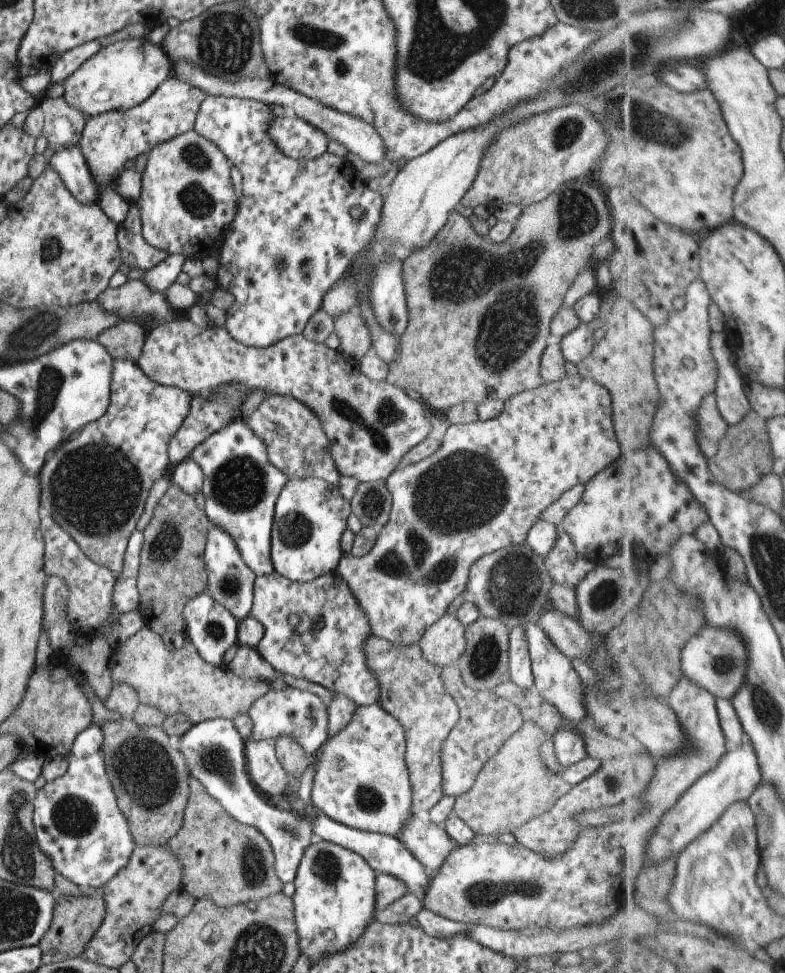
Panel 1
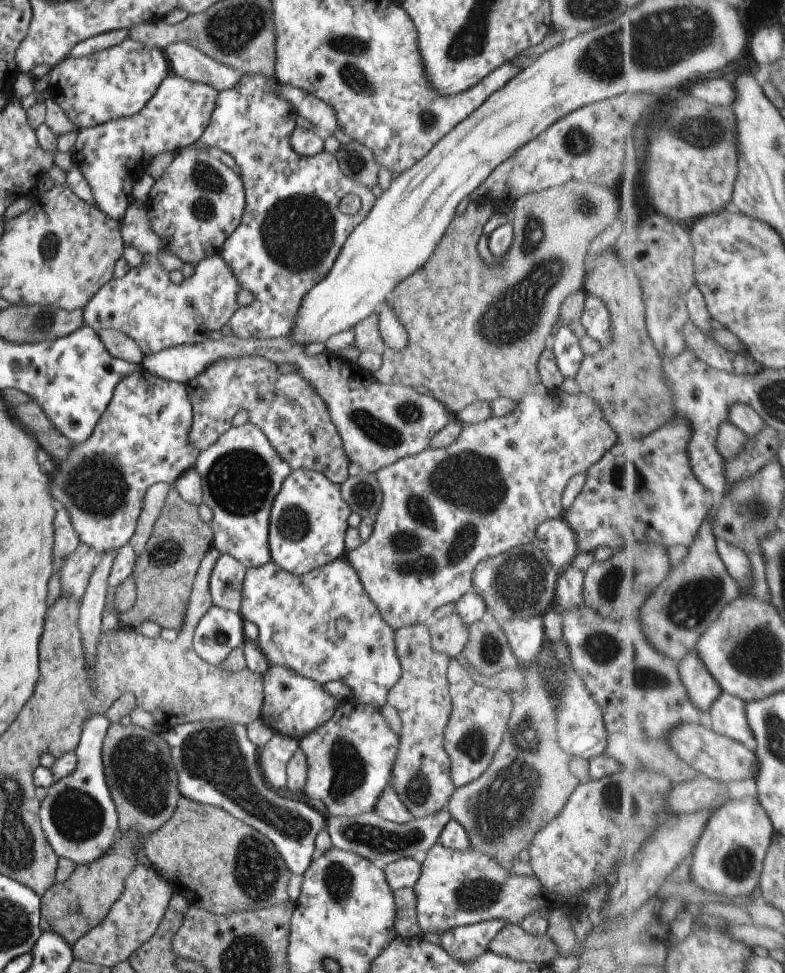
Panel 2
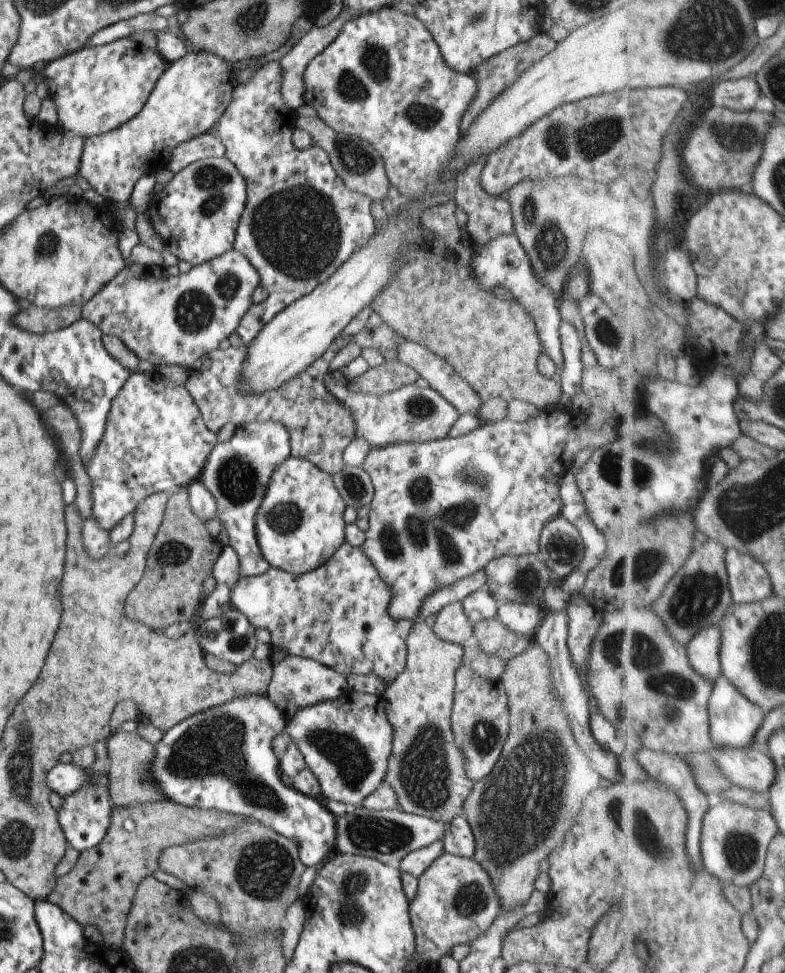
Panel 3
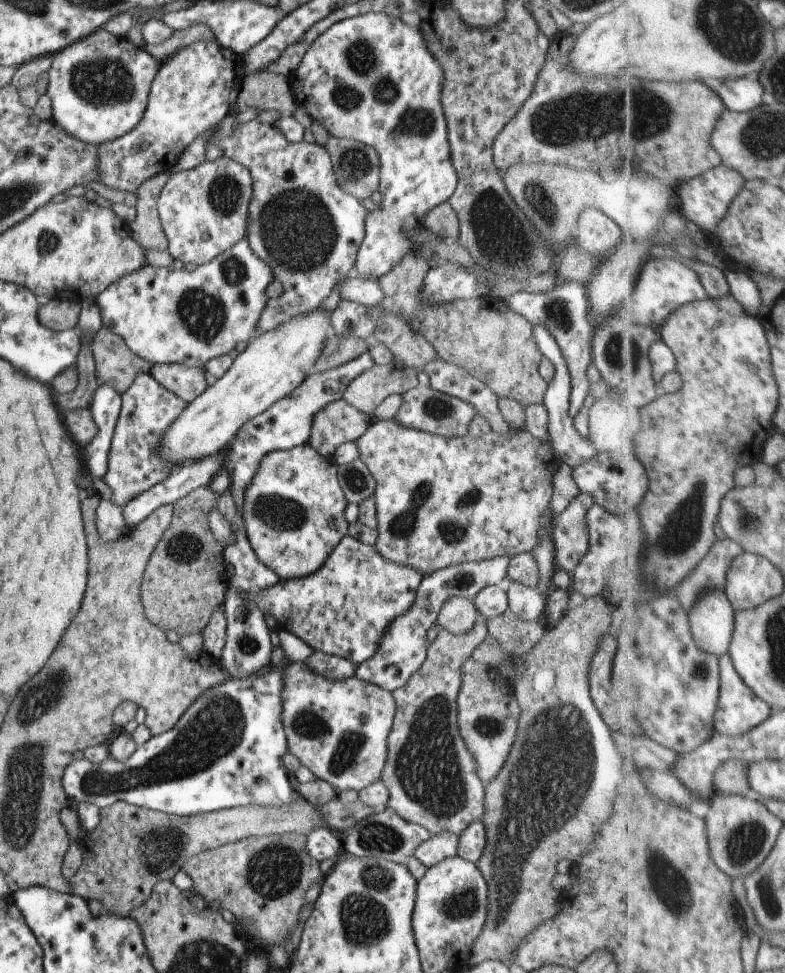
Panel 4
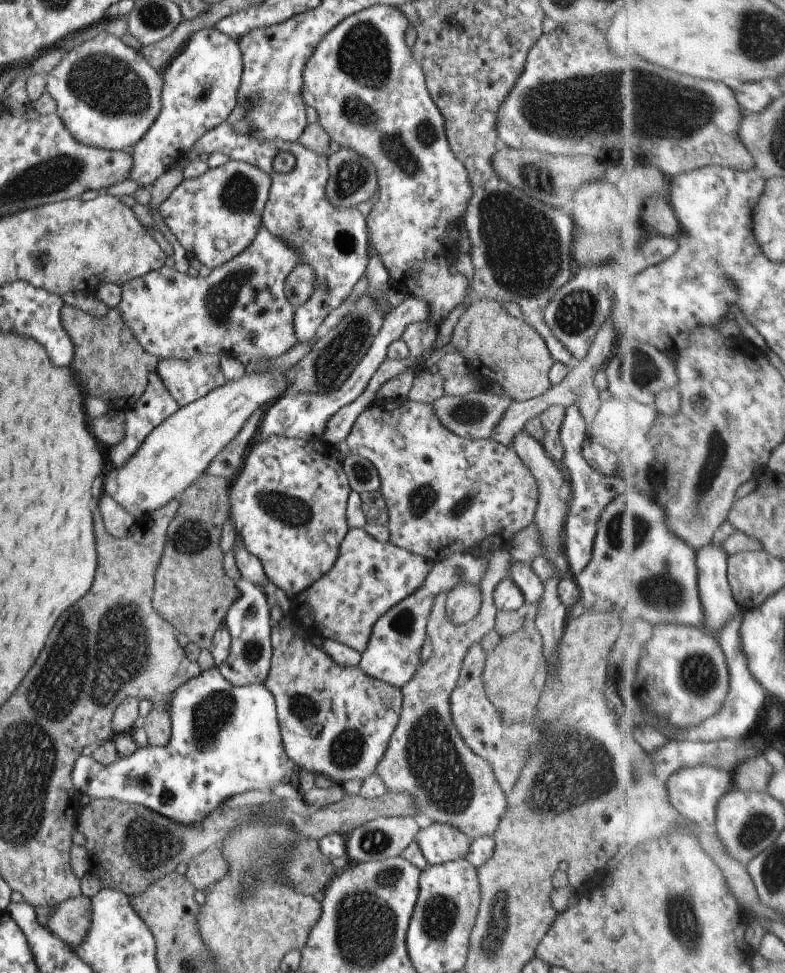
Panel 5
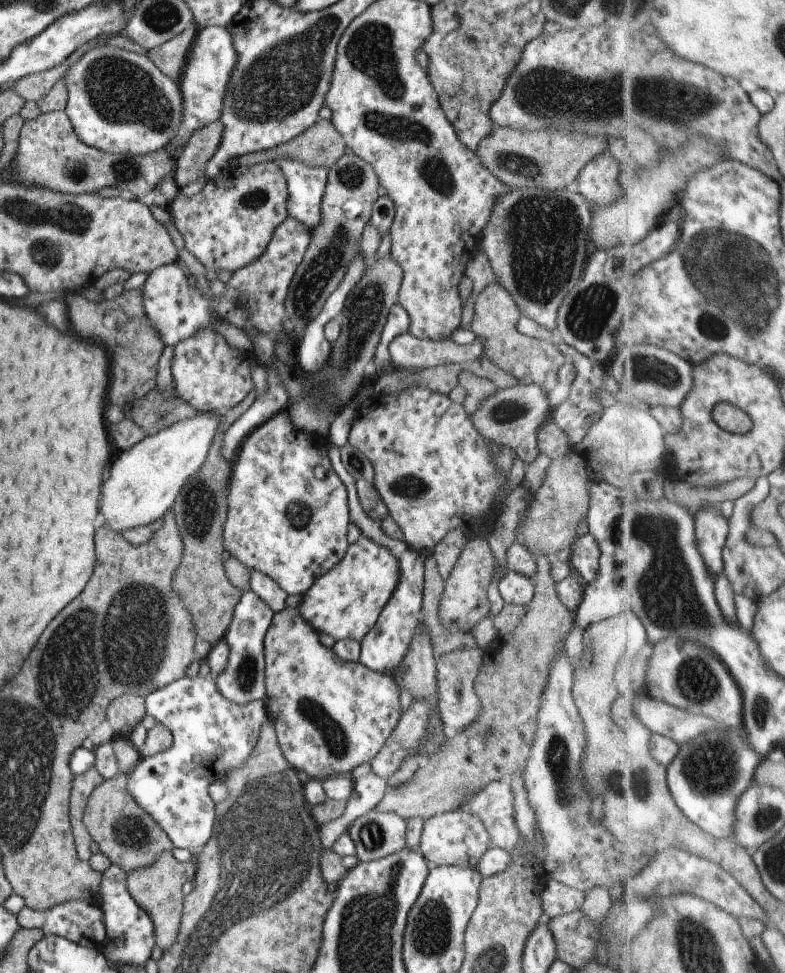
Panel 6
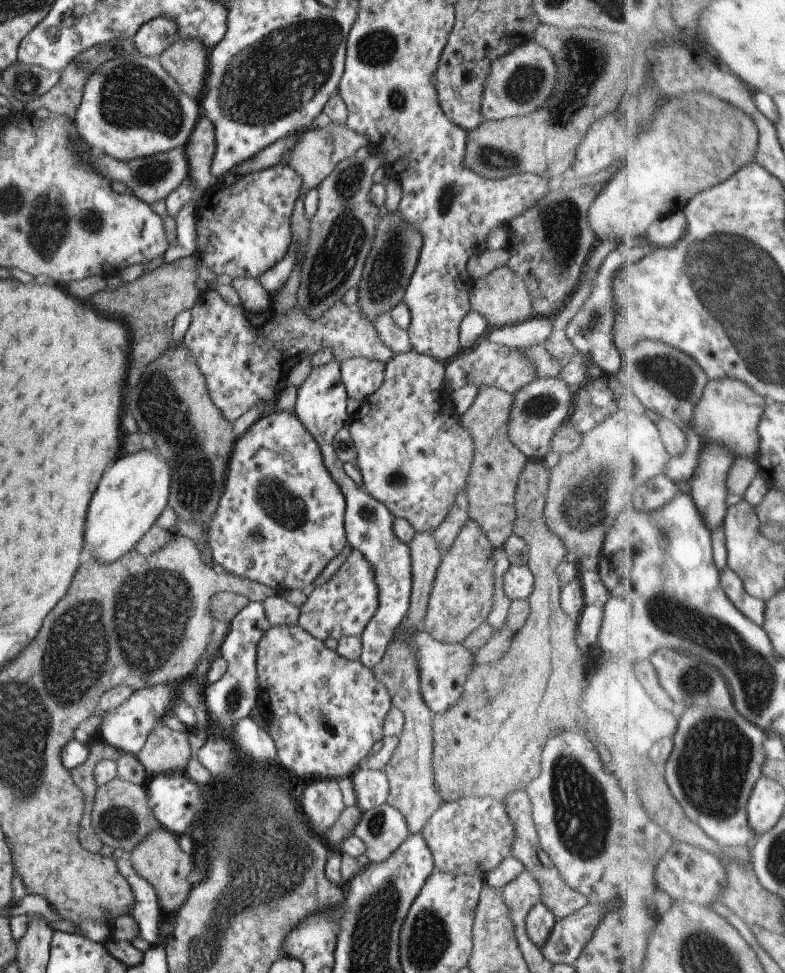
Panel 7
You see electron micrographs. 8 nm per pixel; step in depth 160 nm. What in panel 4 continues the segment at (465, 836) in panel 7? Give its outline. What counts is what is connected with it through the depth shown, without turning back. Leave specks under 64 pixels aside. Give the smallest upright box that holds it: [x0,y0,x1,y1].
[413,831,457,868]

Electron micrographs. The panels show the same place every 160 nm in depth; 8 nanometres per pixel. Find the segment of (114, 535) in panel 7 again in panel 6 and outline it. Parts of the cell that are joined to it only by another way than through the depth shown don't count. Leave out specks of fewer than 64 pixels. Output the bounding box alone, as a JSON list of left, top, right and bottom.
[99,411,220,533]

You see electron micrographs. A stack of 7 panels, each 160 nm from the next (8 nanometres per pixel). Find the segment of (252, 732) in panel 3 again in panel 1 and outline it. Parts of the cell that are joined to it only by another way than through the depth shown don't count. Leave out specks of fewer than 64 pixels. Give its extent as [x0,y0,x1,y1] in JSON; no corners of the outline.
[177,718,315,884]

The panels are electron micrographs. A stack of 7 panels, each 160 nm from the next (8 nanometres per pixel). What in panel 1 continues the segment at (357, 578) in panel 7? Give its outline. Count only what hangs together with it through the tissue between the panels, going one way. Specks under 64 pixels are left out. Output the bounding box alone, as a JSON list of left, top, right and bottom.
[248,571,380,707]

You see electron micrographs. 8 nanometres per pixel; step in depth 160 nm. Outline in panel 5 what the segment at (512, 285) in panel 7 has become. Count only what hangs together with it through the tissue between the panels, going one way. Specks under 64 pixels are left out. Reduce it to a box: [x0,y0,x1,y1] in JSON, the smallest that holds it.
[450,299,556,401]

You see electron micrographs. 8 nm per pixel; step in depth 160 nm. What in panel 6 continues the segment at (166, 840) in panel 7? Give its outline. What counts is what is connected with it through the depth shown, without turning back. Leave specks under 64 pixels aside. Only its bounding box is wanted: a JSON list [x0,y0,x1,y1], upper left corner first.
[126,851,194,953]

